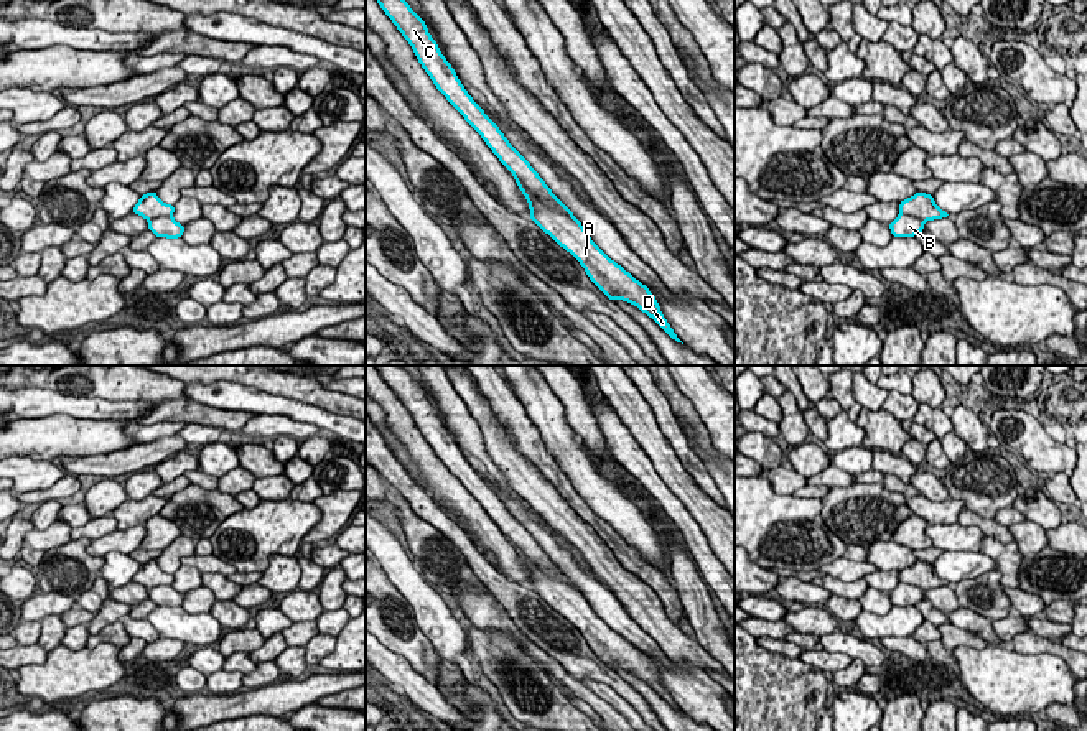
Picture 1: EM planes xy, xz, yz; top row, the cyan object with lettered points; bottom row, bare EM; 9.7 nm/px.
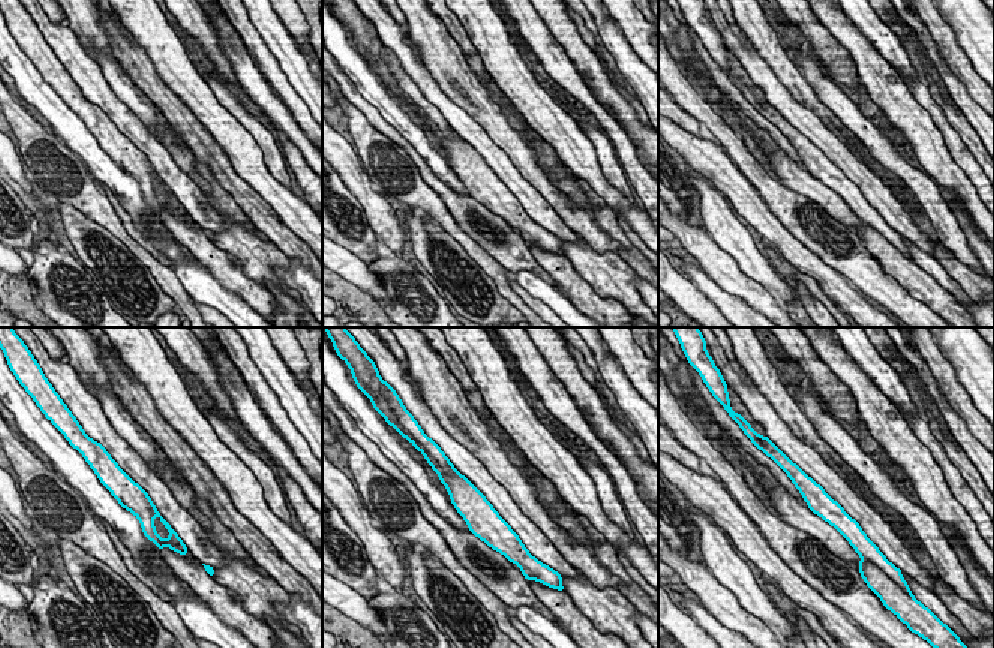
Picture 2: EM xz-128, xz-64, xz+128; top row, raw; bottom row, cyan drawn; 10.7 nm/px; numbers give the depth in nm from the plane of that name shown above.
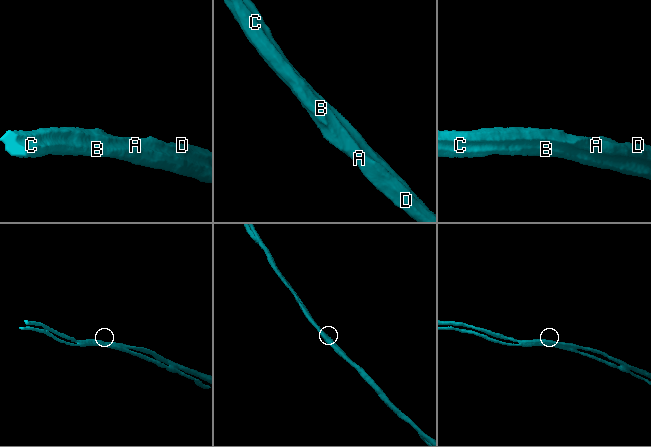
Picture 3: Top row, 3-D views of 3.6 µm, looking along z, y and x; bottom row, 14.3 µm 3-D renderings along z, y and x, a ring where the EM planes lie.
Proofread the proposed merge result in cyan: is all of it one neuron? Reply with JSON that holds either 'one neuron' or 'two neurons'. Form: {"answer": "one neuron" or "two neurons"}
{"answer": "one neuron"}

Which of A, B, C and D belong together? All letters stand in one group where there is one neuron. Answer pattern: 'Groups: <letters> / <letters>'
Groups: A B C D

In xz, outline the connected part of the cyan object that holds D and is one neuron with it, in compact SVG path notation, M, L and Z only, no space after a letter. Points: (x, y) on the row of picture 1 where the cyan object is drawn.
M377 0L397 30L410 43L422 68L436 89L483 137L501 163L514 175L530 207L530 221L568 250L585 268L590 280L609 298L636 305L651 316L672 339L682 342L662 316L655 296L621 265L613 262L588 235L571 211L550 191L530 163L507 142L497 125L471 99L455 69L440 53L425 21L405 0Z

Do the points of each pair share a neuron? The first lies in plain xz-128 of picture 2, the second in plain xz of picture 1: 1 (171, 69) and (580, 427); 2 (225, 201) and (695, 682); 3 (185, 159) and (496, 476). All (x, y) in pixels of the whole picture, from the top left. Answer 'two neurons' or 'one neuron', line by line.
1: two neurons
2: one neuron
3: two neurons

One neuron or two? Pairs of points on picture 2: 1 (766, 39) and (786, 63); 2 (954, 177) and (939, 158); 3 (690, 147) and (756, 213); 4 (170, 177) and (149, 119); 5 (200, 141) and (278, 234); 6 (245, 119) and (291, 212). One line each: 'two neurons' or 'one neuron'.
1: one neuron
2: one neuron
3: one neuron
4: two neurons
5: one neuron
6: two neurons

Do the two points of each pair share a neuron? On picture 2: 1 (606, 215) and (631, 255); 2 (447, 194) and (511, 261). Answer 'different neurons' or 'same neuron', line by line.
1: same neuron
2: same neuron

